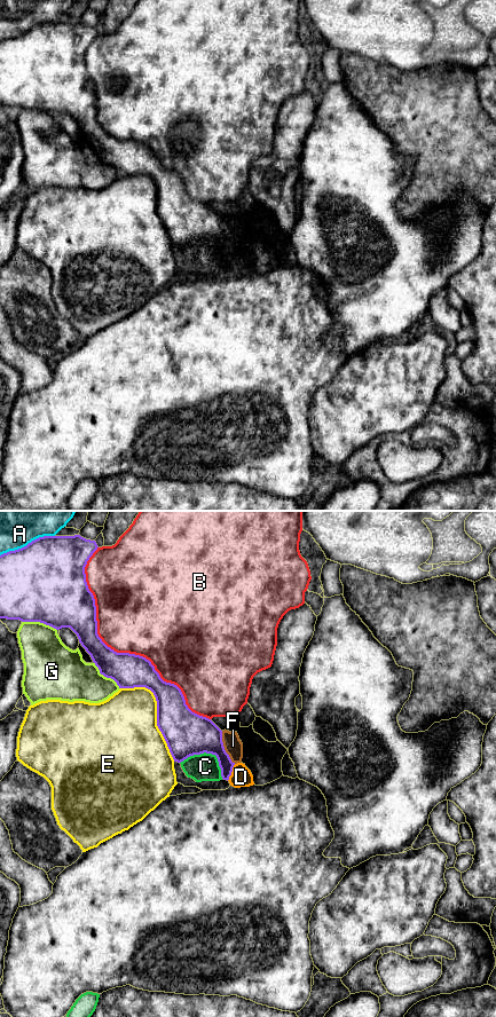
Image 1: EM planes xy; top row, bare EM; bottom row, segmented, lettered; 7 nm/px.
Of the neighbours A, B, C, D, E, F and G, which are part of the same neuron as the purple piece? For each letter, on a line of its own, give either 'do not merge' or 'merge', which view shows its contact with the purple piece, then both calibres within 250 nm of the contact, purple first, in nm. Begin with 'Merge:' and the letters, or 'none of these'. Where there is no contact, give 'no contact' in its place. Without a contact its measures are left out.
Merge: none of these
A: do not merge; contact in xy; calibres 500 and 240 nm
B: do not merge; contact in xy; calibres 240 and 460 nm
C: do not merge; contact in xy; calibres 300 and 190 nm
D: do not merge; contact in xy; calibres 160 and 140 nm
E: do not merge; contact in xy; calibres 300 and 440 nm
F: do not merge; contact in xy; calibres 280 and 130 nm
G: do not merge; contact in xy; calibres 500 and 320 nm

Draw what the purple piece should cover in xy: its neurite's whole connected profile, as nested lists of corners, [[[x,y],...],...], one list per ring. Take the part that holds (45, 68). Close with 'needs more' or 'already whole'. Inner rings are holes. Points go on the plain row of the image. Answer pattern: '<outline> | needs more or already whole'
[[[44,23],[26,33],[0,42],[0,105],[40,109],[56,117],[70,115],[90,142],[100,160],[113,166],[119,175],[145,174],[157,188],[157,213],[162,219],[174,249],[190,243],[215,242],[223,267],[229,267],[235,250],[226,239],[222,218],[208,205],[192,199],[186,191],[181,176],[164,168],[155,153],[143,143],[117,140],[97,121],[96,93],[89,78],[85,54],[97,37],[95,27],[74,23]]] | already whole

